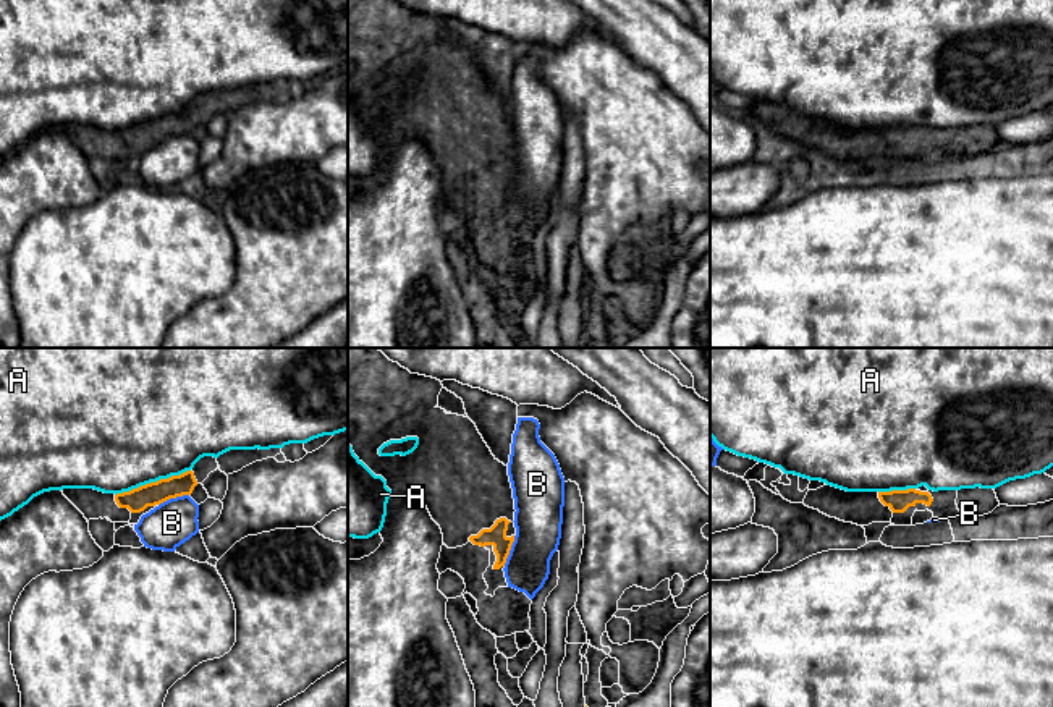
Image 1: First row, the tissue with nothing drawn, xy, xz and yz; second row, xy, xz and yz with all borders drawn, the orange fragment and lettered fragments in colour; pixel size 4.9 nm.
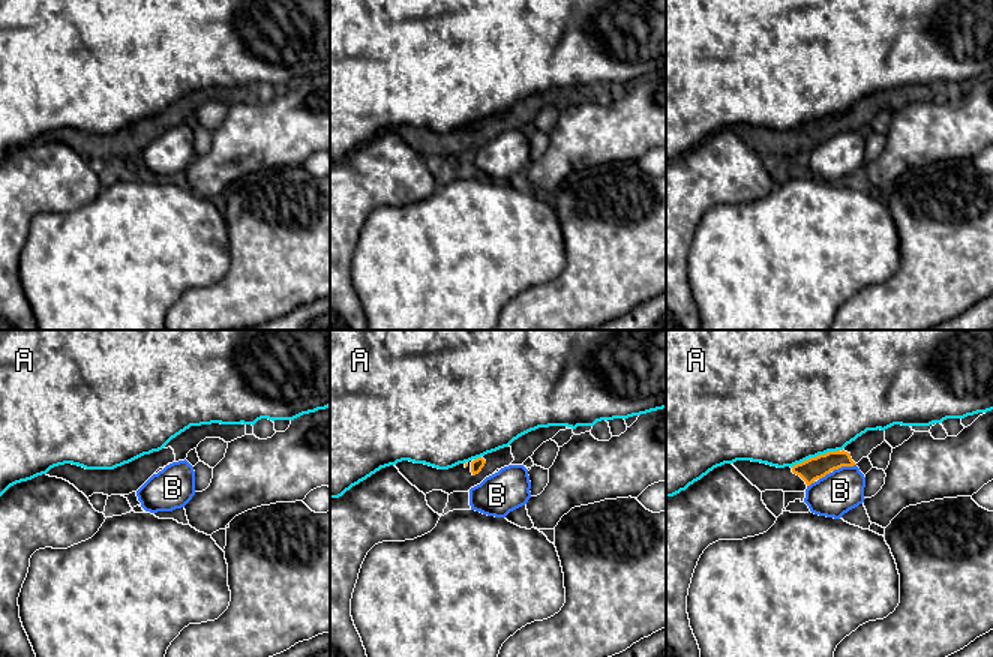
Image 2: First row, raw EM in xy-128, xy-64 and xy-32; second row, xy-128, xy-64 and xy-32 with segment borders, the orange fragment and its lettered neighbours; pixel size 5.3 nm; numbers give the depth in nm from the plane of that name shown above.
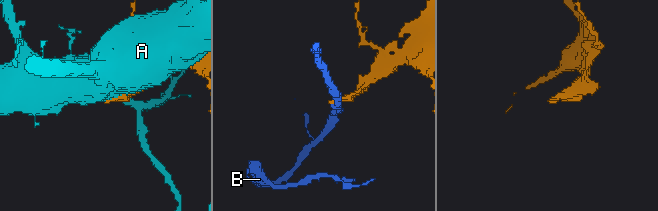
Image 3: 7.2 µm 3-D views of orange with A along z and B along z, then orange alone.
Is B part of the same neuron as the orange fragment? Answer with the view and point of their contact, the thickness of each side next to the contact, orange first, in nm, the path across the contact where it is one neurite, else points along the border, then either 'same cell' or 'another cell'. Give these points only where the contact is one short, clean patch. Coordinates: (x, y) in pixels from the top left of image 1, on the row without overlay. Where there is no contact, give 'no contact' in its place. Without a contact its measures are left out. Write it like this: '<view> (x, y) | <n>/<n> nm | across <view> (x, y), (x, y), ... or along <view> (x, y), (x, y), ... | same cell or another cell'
xy (173, 135) | 120/220 nm | along xy (188, 131), (170, 135), (159, 143) | another cell

